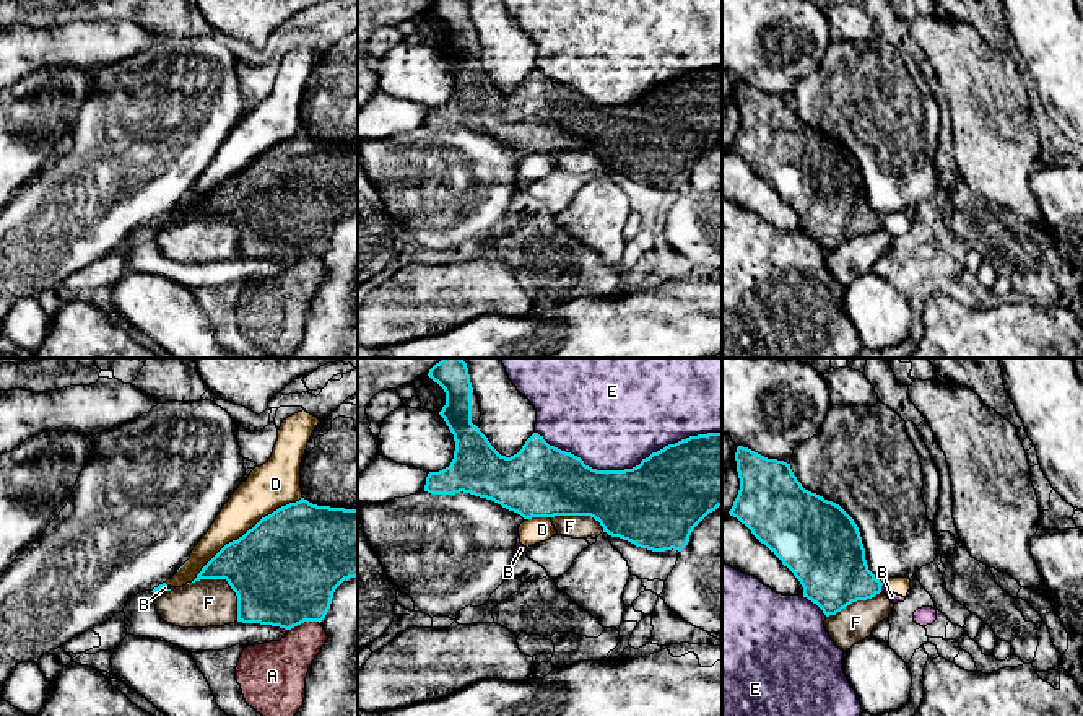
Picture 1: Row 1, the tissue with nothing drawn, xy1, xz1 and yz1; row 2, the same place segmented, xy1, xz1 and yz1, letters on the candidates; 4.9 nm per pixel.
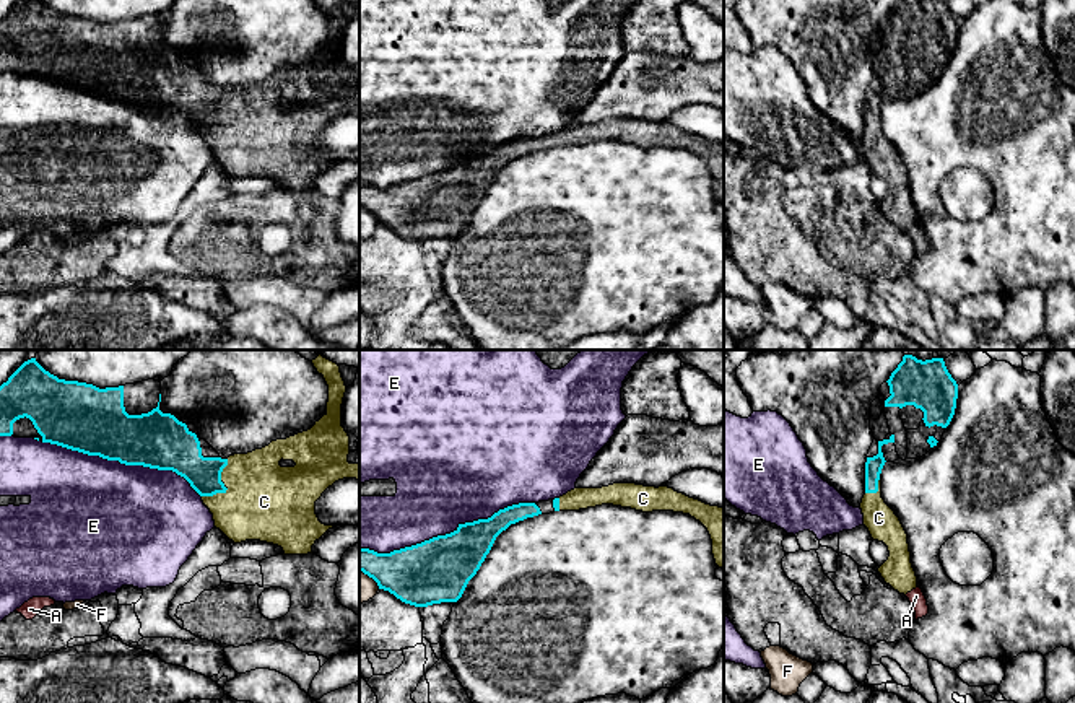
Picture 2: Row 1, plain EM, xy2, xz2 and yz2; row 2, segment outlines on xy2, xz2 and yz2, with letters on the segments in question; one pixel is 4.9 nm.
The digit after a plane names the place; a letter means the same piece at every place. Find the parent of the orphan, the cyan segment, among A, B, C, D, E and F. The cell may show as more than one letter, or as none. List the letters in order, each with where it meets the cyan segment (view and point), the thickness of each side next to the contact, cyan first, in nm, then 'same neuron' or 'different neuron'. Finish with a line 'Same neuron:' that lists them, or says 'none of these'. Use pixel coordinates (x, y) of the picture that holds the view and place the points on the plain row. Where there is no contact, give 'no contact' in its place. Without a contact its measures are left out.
A: meets cyan in xy1 at (304, 256); 500 nm thick on the cyan side, 240 nm on the other; different neuron
B: meets cyan in yz1 at (880, 223); 340 nm thick on the cyan side, 50 nm on the other; different neuron
C: meets cyan in xy2 at (225, 122); 170 nm thick on the cyan side, 380 nm on the other; same neuron
D: meets cyan in xy1 at (246, 168); 500 nm thick on the cyan side, 220 nm on the other; different neuron
E: meets cyan in xz1 at (628, 104); 440 nm thick on the cyan side, 480 nm on the other; different neuron
F: meets cyan in xy1 at (228, 218); 480 nm thick on the cyan side, 240 nm on the other; different neuron
Same neuron: C

